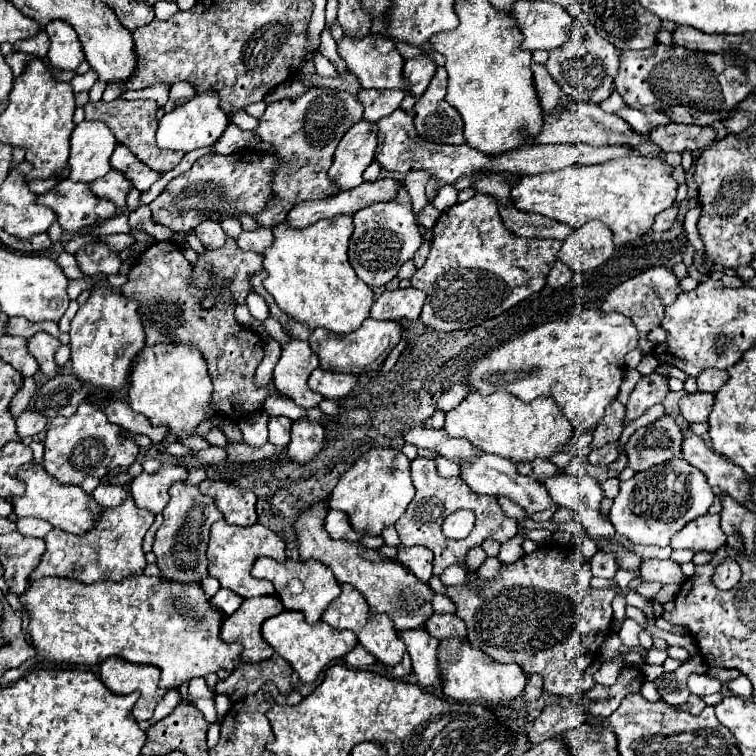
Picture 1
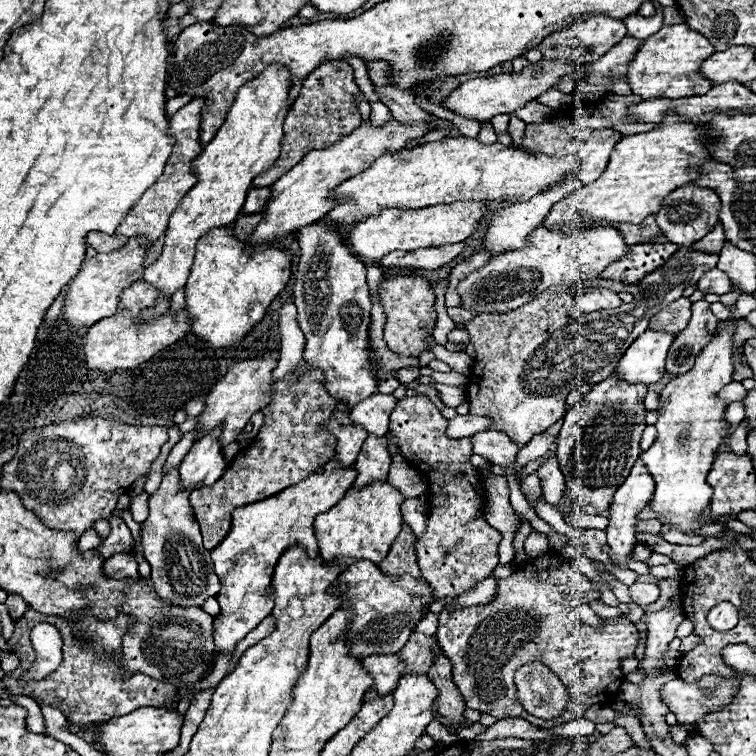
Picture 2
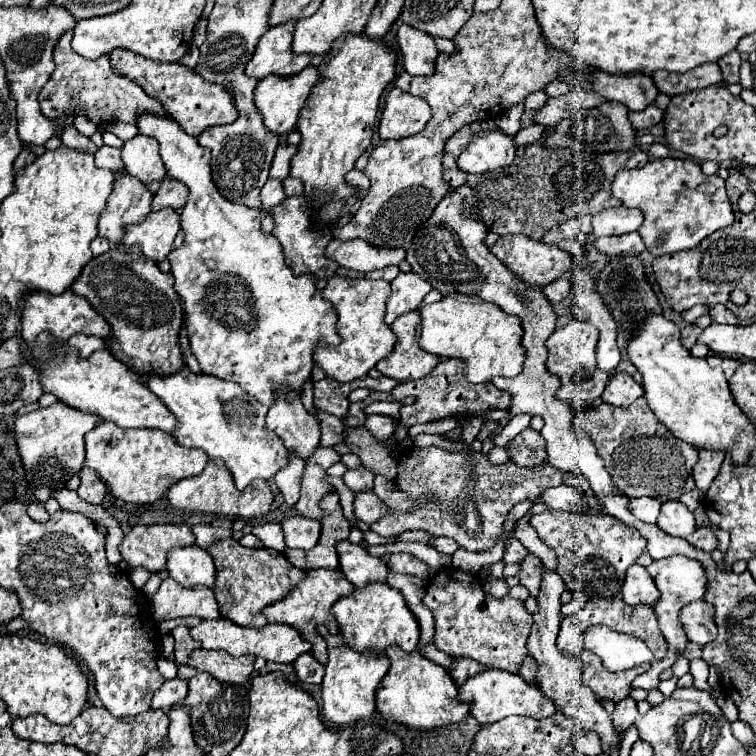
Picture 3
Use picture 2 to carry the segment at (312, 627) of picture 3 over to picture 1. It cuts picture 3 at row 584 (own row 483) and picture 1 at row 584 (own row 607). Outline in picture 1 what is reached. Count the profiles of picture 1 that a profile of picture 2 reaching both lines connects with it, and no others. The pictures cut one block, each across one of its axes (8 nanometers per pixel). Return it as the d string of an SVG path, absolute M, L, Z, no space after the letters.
M218 520L212 524L212 532L210 532L210 542L208 542L208 572L210 576L214 576L222 588L232 590L234 594L242 596L242 598L254 598L254 596L272 596L274 584L266 582L266 580L256 580L250 570L252 564L260 558L260 556L270 556L274 560L286 560L286 544L284 540L272 532L270 528L262 526L262 524L254 524L254 526L230 526L224 520Z

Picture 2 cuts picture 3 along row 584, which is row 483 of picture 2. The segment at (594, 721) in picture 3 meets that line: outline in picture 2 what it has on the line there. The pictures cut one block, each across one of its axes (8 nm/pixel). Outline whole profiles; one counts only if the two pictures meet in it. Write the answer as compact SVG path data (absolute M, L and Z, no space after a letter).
M550 458L538 468L538 476L542 482L542 496L548 504L558 504L564 494L564 476L560 472L558 460Z

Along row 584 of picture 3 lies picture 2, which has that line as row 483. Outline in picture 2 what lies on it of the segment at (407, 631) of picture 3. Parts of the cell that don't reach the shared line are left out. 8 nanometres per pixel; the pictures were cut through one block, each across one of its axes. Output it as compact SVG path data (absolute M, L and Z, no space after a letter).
M372 482L364 488L348 490L338 504L334 504L328 512L320 514L314 522L320 544L320 556L324 560L350 556L358 560L382 562L386 558L386 552L390 550L390 544L402 530L402 502L404 496L388 482Z

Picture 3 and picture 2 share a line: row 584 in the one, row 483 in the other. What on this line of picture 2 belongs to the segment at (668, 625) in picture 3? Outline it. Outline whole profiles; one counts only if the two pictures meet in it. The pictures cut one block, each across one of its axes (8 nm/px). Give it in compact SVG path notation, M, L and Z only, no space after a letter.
M728 324L712 332L712 340L698 354L696 364L682 376L676 376L666 384L658 404L658 438L640 454L650 474L656 480L656 492L650 508L662 518L664 530L678 526L682 532L696 530L708 522L700 522L700 512L710 504L712 488L706 484L706 476L712 468L714 456L726 438L732 434L732 424L724 420L724 412L730 402L718 398L720 390L732 382L734 360L732 360L732 338L734 326Z

